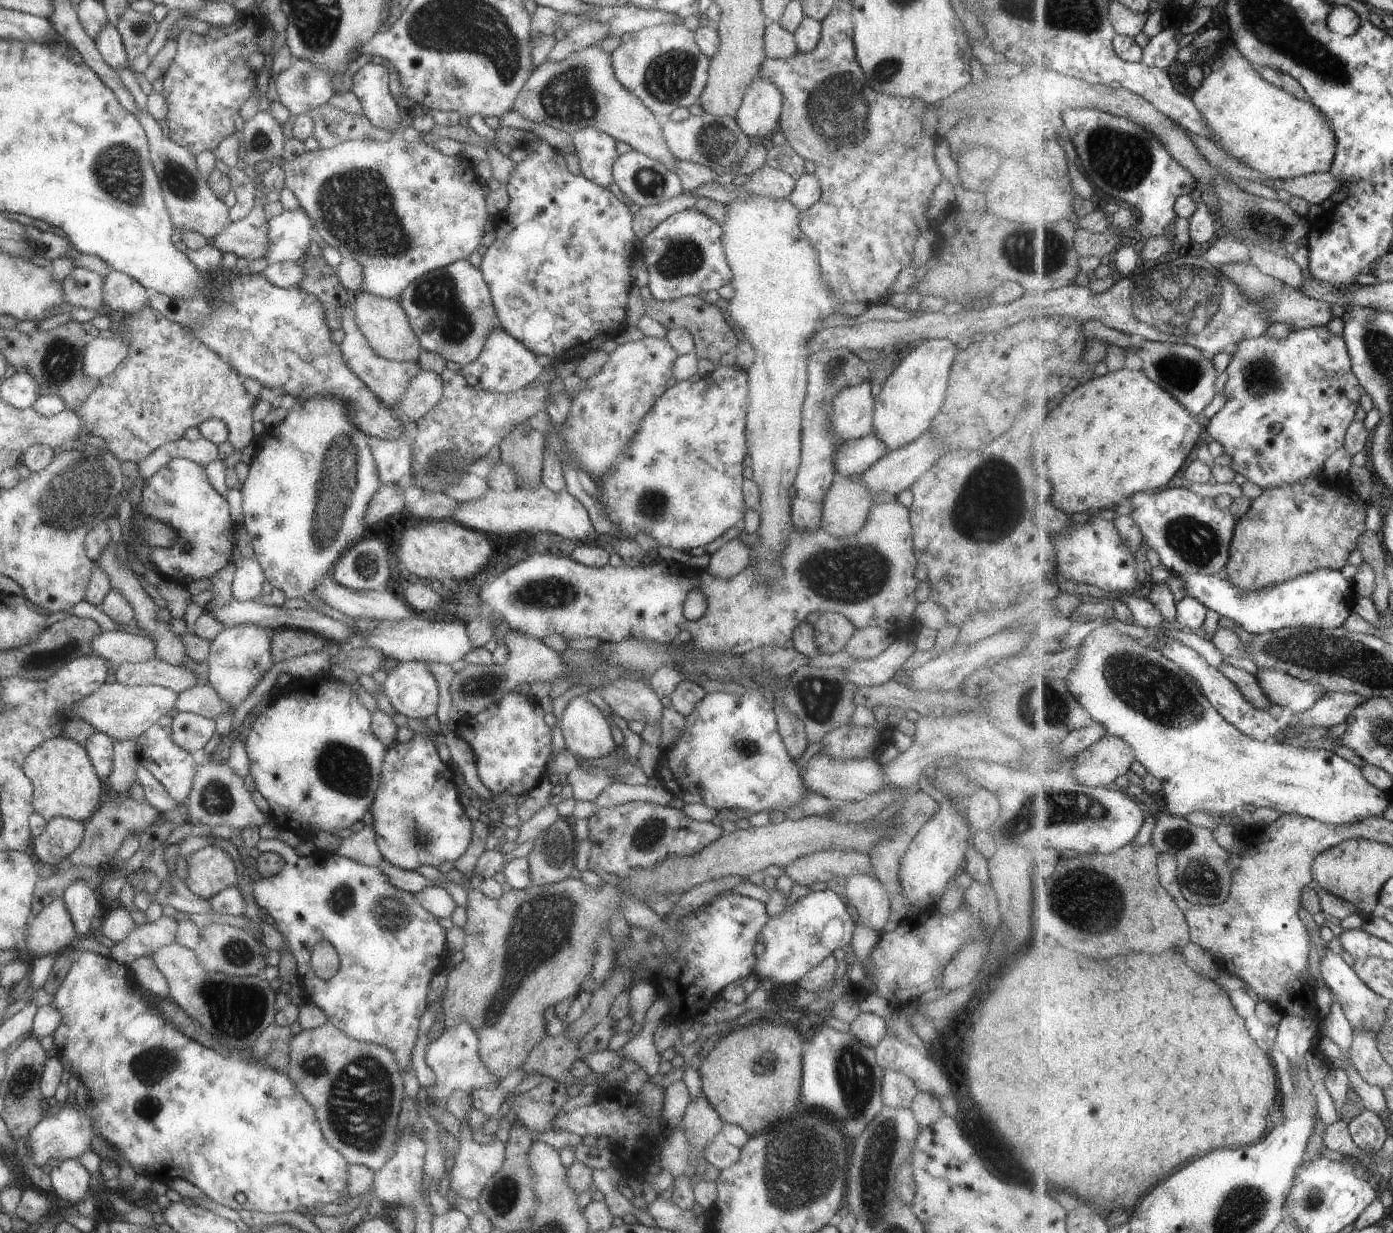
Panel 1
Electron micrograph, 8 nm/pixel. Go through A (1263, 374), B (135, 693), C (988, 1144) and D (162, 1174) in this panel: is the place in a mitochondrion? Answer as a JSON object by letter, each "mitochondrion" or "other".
{"A":"mitochondrion","B":"other","C":"other","D":"other"}

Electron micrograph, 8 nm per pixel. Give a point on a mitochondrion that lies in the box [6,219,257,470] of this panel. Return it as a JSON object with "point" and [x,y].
{"point":[59,361]}

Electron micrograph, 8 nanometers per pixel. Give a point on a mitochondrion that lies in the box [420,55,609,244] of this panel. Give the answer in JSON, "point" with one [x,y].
{"point":[569,98]}

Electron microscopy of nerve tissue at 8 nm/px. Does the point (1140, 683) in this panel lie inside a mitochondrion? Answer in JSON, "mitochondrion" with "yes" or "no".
{"mitochondrion":"yes"}

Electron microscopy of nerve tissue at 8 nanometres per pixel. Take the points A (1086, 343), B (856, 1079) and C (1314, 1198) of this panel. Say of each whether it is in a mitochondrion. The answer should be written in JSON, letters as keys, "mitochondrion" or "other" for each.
{"A":"other","B":"mitochondrion","C":"mitochondrion"}

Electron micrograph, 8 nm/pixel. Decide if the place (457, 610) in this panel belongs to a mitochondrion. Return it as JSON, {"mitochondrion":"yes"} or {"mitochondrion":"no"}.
{"mitochondrion":"no"}

